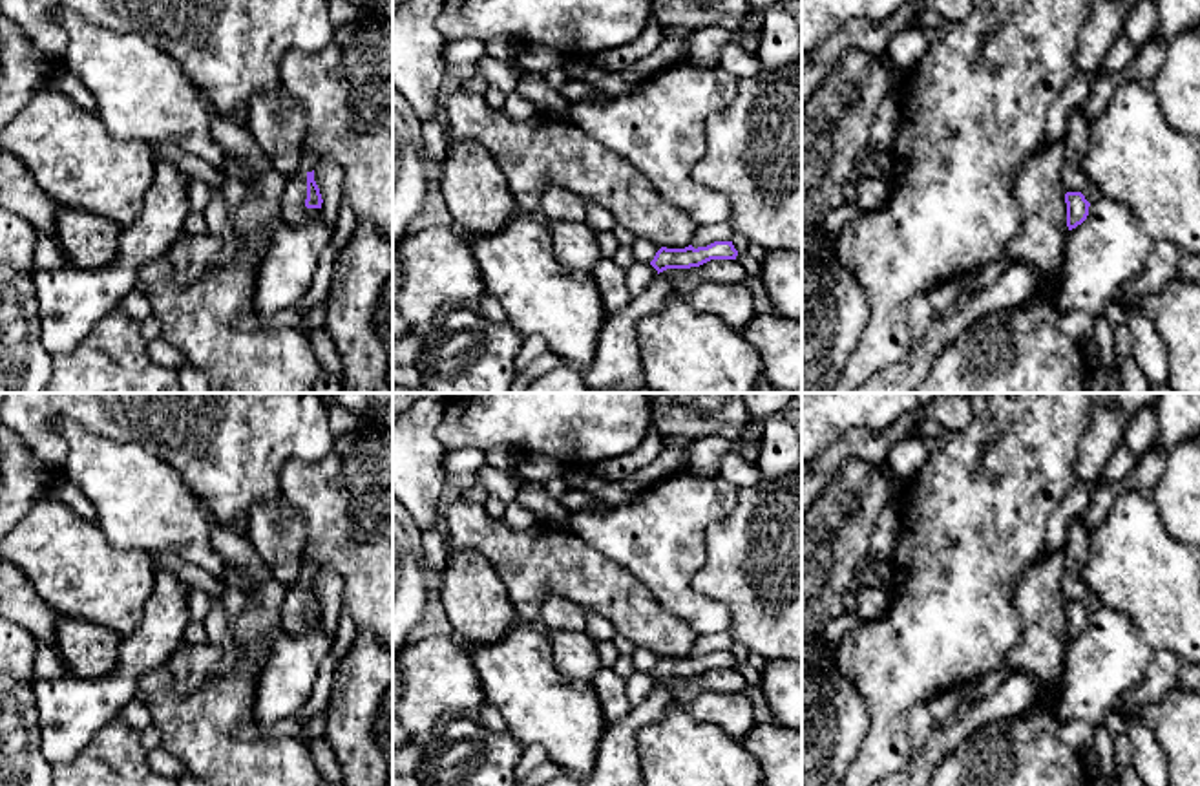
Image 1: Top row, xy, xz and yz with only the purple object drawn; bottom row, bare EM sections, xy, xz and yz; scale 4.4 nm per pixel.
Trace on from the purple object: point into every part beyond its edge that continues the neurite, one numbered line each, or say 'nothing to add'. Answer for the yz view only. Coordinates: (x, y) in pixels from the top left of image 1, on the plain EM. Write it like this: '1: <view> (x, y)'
nothing to add

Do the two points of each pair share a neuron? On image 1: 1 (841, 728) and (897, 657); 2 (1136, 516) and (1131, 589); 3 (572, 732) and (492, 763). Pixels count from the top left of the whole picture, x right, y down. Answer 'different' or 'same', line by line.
1: different
2: same
3: different

